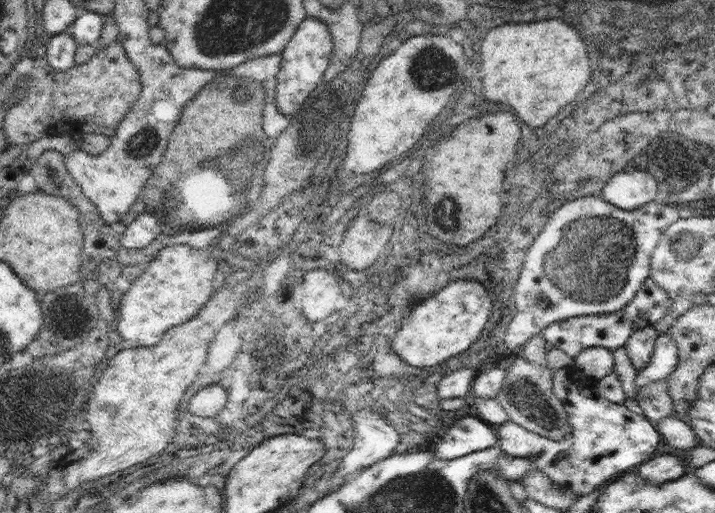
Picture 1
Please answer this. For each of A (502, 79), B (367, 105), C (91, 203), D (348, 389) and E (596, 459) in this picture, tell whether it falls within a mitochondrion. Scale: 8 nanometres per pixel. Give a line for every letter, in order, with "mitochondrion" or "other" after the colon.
A: other
B: other
C: other
D: other
E: other

